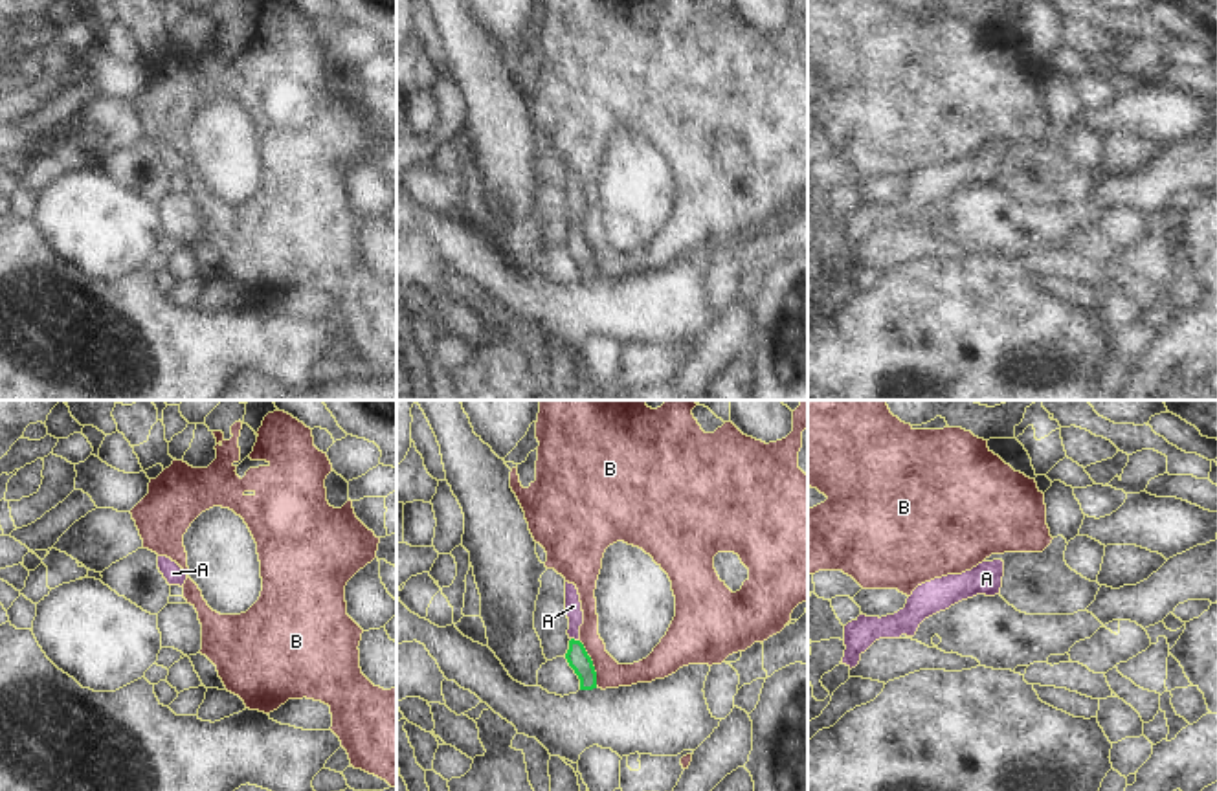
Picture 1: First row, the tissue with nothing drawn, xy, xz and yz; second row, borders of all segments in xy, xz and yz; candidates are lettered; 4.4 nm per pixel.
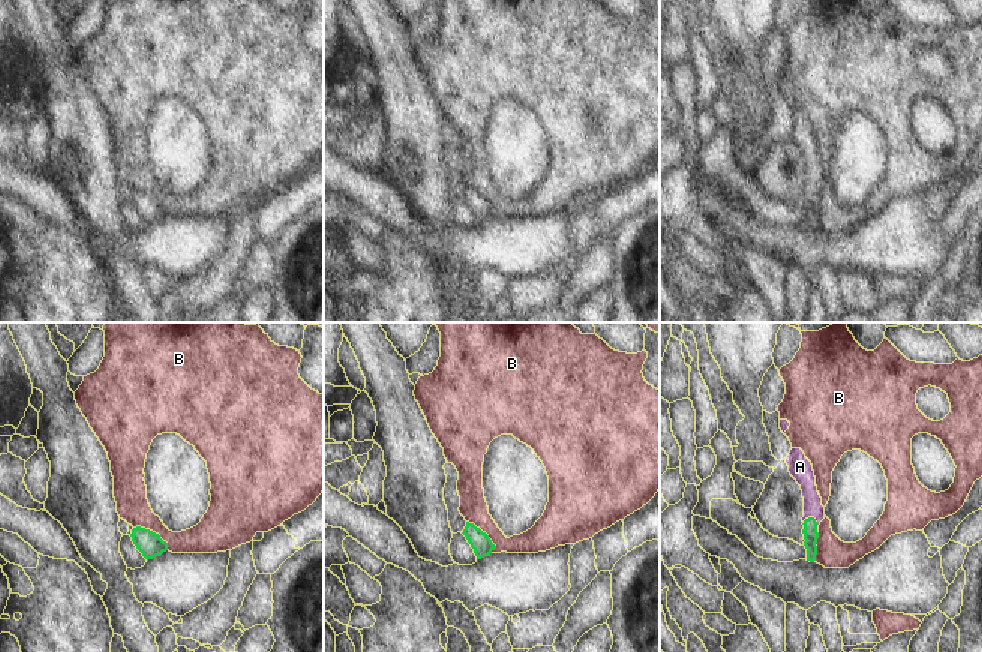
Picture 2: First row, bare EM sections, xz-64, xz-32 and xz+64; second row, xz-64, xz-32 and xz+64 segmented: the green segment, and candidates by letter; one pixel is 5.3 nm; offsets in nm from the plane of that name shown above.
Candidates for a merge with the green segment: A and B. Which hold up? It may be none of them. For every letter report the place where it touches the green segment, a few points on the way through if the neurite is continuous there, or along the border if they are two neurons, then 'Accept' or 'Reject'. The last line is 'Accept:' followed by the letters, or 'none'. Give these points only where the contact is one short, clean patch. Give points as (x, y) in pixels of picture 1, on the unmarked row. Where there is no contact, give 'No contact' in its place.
A: Touches green at xz (573, 228). Path across: xz (577, 245), (573, 228), (573, 195). Accept
B: Touches green at xz (591, 252). Reject
Accept: A

